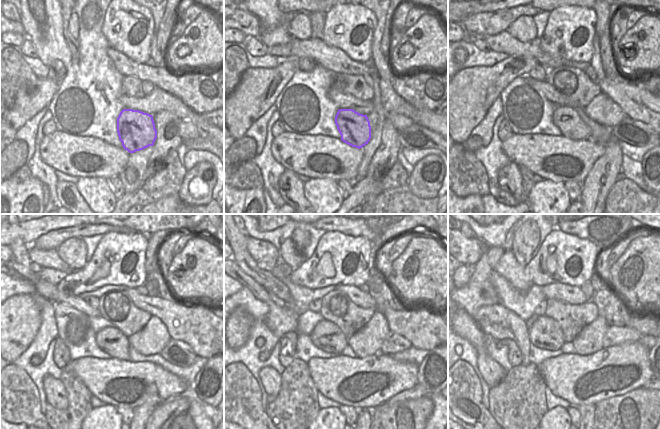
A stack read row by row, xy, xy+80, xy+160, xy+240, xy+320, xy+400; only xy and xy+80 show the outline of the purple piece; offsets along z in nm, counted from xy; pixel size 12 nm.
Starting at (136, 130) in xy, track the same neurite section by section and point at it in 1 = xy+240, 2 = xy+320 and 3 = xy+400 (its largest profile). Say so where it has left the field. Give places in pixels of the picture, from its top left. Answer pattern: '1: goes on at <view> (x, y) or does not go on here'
1: goes on at xy+240 (110, 340)
2: goes on at xy+320 (327, 336)
3: goes on at xy+400 (545, 333)

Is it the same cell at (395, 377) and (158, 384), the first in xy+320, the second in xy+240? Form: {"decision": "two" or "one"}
{"decision": "one"}

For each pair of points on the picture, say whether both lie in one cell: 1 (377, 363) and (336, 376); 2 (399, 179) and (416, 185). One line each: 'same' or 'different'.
1: same
2: different

